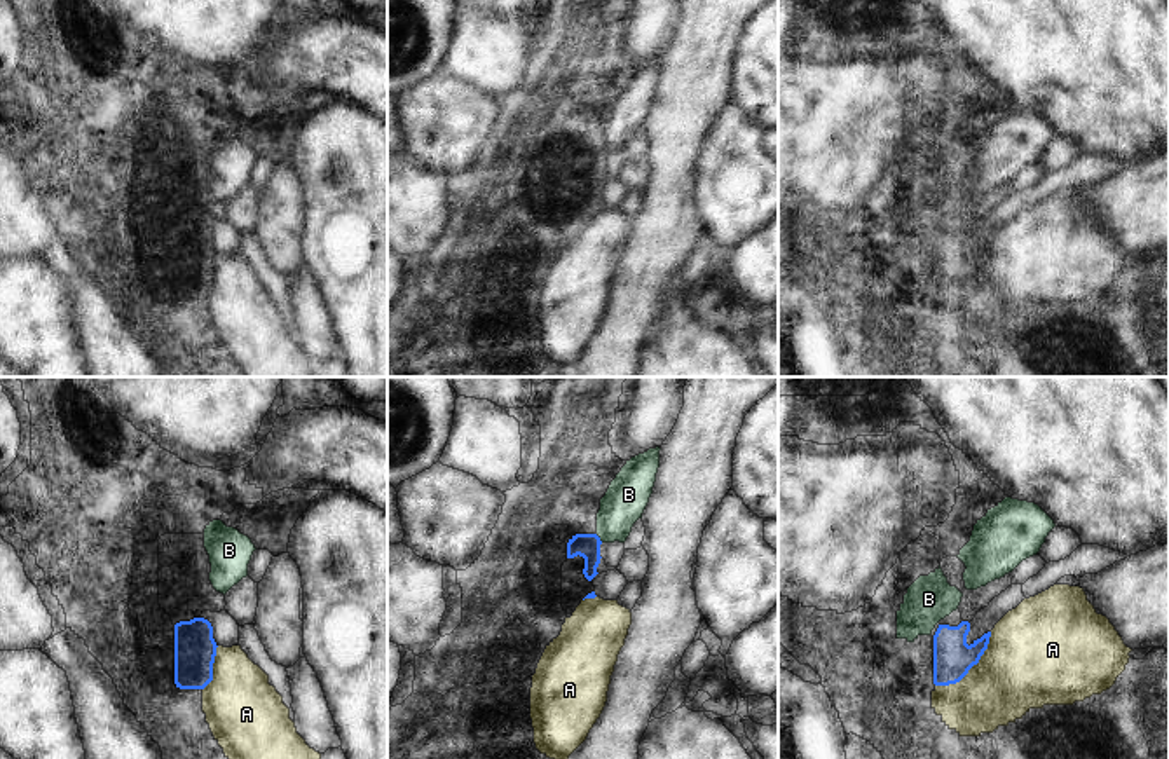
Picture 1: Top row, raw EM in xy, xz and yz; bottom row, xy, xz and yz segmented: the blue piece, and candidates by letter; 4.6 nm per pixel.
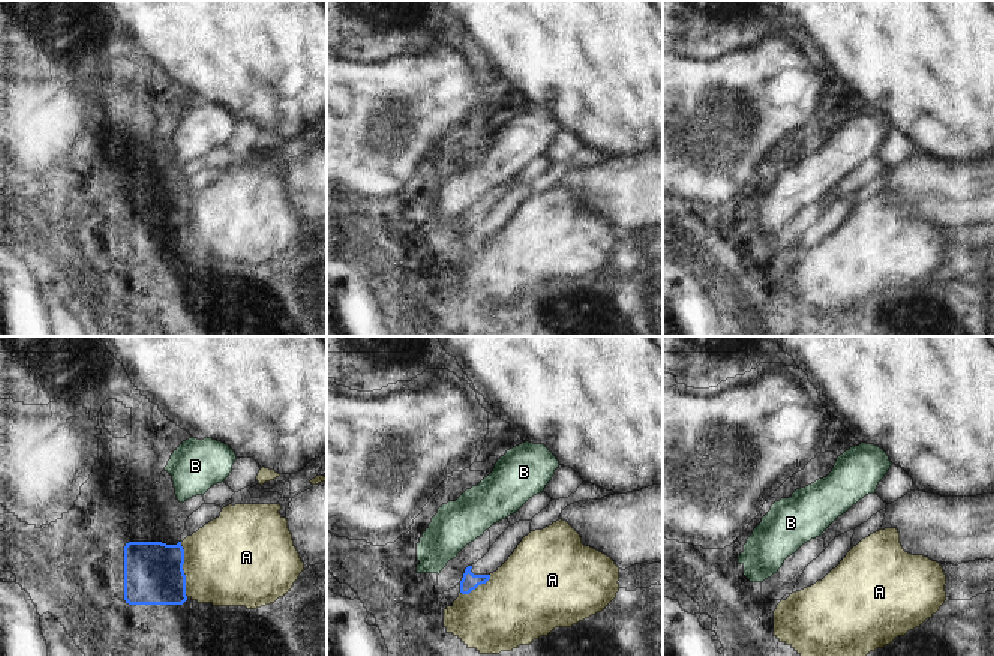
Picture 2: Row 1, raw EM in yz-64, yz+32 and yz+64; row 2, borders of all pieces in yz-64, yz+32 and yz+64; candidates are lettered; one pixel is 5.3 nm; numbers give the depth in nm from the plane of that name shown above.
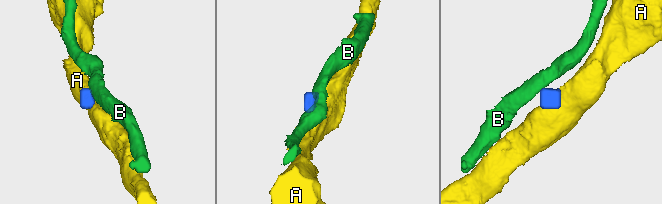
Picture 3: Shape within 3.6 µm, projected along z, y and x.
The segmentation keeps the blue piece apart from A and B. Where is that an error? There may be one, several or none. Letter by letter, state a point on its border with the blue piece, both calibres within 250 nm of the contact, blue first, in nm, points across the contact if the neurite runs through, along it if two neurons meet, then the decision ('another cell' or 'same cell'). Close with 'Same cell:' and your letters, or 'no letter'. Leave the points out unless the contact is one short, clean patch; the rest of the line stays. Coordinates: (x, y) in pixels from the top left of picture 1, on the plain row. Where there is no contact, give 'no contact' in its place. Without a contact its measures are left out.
A: meets blue in yz at (970, 276); 180 nm thick on the blue side, 380 nm on the other; runs through yz (953, 267), (962, 276), (970, 276), (1025, 276); same cell
B: meets blue in xz at (599, 147); 110 nm thick on the blue side, 190 nm on the other; border along xz (595, 143), (602, 150); another cell
Same cell: A

